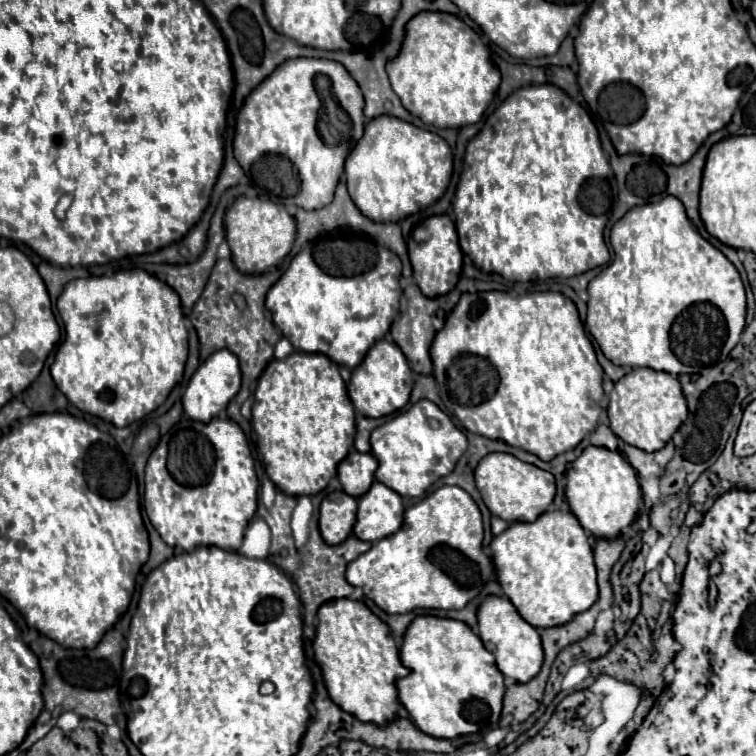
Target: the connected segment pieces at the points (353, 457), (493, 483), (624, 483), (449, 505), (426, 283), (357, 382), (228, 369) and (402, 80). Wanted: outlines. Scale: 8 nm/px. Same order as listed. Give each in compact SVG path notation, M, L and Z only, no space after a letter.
M352 451L338 467L338 479L344 487L344 493L350 497L362 497L362 493L366 493L374 481L376 467L378 461L370 453Z
M490 453L490 457L484 457L476 469L476 485L490 513L508 523L532 523L548 511L554 501L554 475L508 453Z
M586 447L582 455L566 469L566 501L580 525L594 537L616 537L628 527L640 509L642 489L632 465L614 451L602 447Z
M440 487L404 513L404 525L390 537L372 545L370 551L354 559L346 569L346 581L352 587L362 587L382 611L410 613L414 609L464 609L468 601L480 595L482 587L494 573L494 563L484 551L484 525L474 499L460 487Z
M448 215L428 217L420 227L412 231L412 239L408 241L408 255L414 269L414 281L426 297L440 297L452 291L462 273L462 249L458 245L456 225Z
M382 339L370 347L364 361L352 371L348 393L358 413L362 413L364 417L384 417L400 411L408 403L412 383L412 369L402 349L398 349L396 343L388 343Z
M220 349L212 353L204 363L200 363L196 373L190 377L190 383L182 395L184 413L190 419L202 421L202 423L214 419L220 411L228 407L230 399L240 391L240 381L242 381L242 373L240 373L238 357L234 357L234 353L230 353L228 349Z
M424 11L408 21L400 55L386 65L386 71L402 105L438 129L478 123L500 85L500 71L490 59L488 45L472 27L450 13Z

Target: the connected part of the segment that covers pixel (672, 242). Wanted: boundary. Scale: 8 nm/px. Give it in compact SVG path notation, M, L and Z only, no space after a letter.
M664 197L658 203L648 203L642 207L634 207L630 209L610 231L610 243L614 249L614 261L608 263L608 267L598 273L590 283L588 283L588 317L586 317L586 325L588 331L592 333L592 337L598 341L602 353L620 367L652 367L656 371L666 371L670 375L682 375L682 373L698 373L704 367L710 367L714 363L718 363L720 359L726 359L730 355L730 351L736 347L736 343L740 341L740 335L744 331L746 325L746 293L744 293L744 285L740 279L740 273L736 271L736 267L724 257L722 251L718 251L712 243L708 243L698 231L696 227L690 223L690 219L686 217L684 205L676 199L676 197Z

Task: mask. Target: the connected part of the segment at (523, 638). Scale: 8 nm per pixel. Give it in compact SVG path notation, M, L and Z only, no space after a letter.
M488 597L482 607L478 609L478 627L480 627L480 639L484 647L494 653L496 665L502 671L504 677L514 679L516 683L528 683L534 679L542 667L544 651L540 643L538 631L526 623L516 607L510 603L510 599L504 597Z

